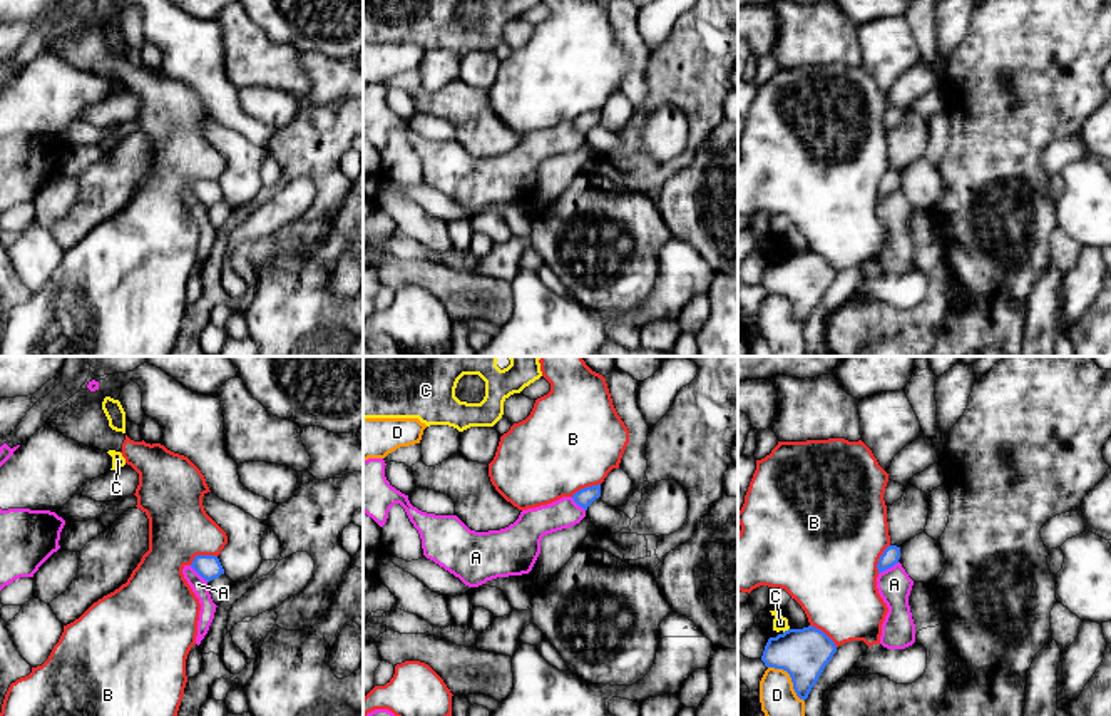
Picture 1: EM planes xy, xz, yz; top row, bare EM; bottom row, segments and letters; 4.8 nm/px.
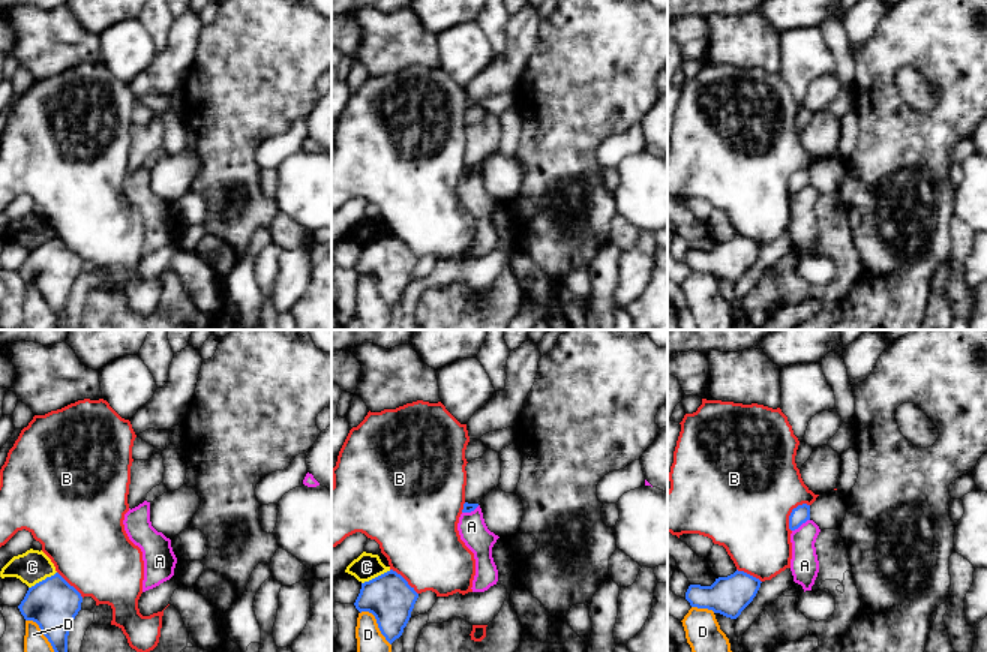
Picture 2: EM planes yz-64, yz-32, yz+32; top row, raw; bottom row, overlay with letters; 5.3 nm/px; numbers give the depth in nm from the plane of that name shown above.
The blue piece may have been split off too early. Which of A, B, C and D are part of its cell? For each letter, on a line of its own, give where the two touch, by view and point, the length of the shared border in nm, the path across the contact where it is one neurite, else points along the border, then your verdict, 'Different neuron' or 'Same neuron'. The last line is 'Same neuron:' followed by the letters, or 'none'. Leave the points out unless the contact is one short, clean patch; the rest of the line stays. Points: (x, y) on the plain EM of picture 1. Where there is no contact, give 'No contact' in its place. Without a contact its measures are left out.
A: Touches blue at yz (889, 193). Shared border 120 nm. Boundary: yz (899, 188), (879, 199). Different neuron
B: Touches blue at xy (201, 181). Shared border 140 nm. Different neuron
C: Touches blue at yz (785, 256). Shared border 40 nm. Different neuron
D: Touches blue at yz (790, 301). Shared border 240 nm. Different neuron
Same neuron: none

